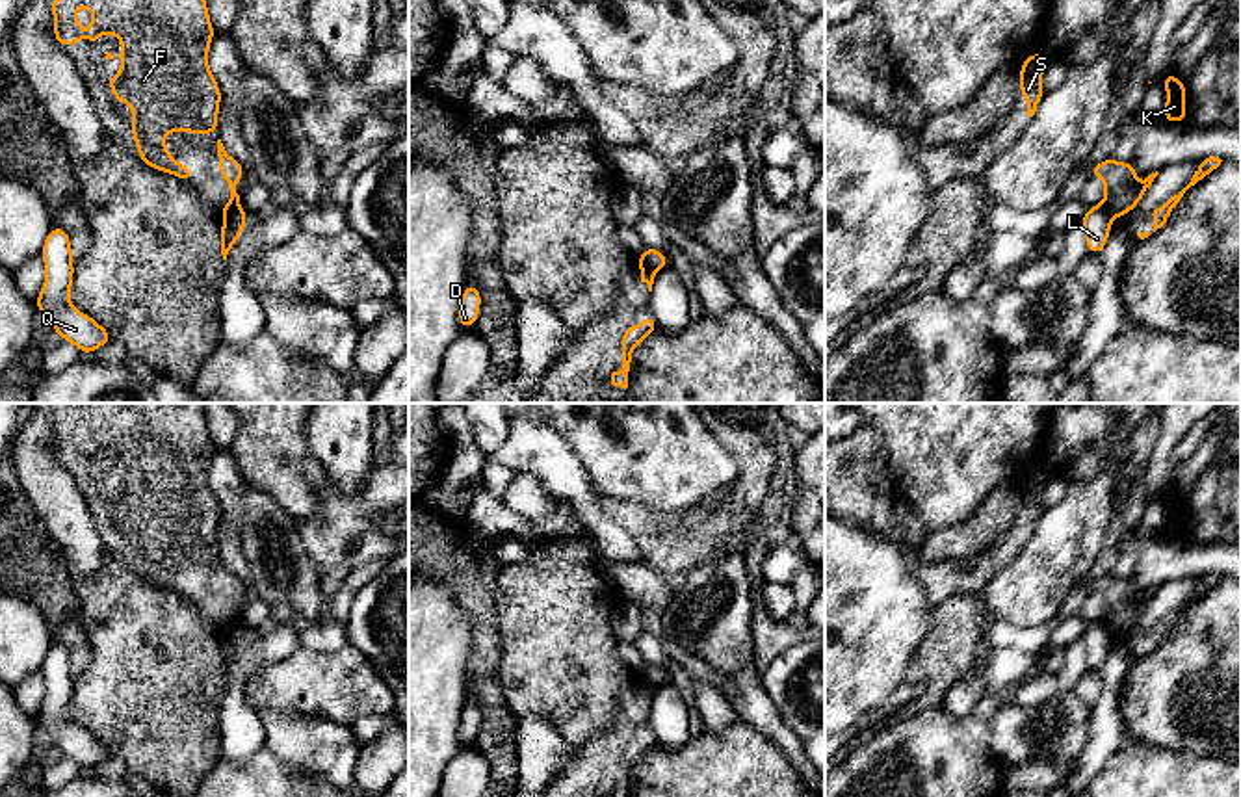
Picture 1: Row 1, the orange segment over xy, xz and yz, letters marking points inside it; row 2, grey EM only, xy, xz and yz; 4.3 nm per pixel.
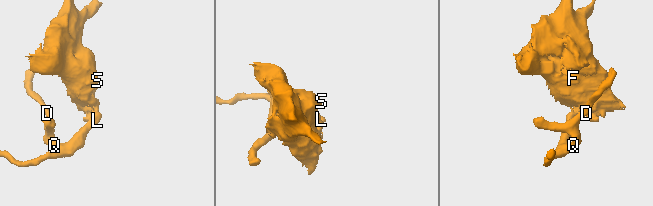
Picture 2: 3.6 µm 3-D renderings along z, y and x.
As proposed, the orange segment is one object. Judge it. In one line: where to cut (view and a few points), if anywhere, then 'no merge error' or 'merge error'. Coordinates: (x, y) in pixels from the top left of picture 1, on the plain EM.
xz (638, 679), (653, 690) | merge error

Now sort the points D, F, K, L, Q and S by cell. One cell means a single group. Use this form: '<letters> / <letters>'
D L Q / F K S

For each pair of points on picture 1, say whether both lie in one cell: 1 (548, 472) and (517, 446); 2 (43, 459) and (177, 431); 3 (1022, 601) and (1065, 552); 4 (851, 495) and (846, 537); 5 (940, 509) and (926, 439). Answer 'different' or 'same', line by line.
1: same
2: different
3: same
4: different
5: same

